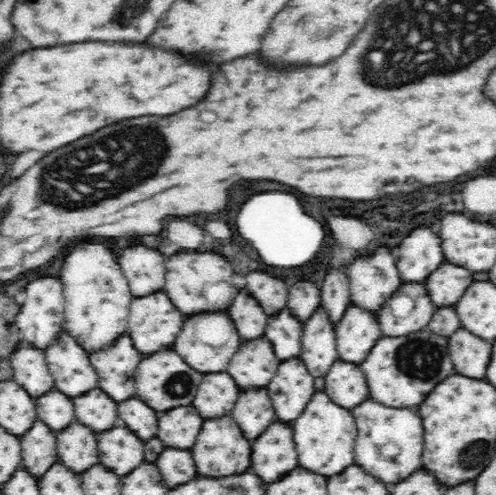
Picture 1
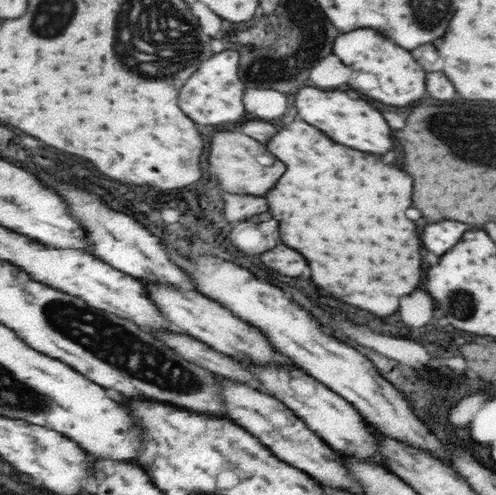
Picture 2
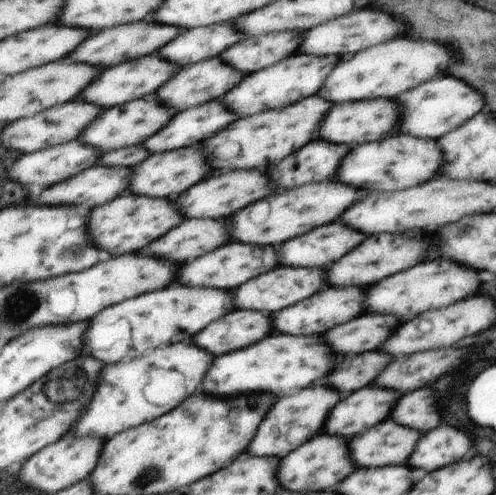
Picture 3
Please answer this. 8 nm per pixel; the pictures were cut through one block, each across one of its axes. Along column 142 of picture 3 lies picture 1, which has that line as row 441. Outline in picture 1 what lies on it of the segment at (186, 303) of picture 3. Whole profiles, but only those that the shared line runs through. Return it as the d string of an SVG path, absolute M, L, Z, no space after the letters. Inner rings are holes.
M318 390L312 396L302 416L292 424L292 430L296 436L298 460L302 468L312 472L324 472L324 476L332 476L356 464L356 438L360 436L356 416L352 410L346 410L332 402L332 398L326 392Z

